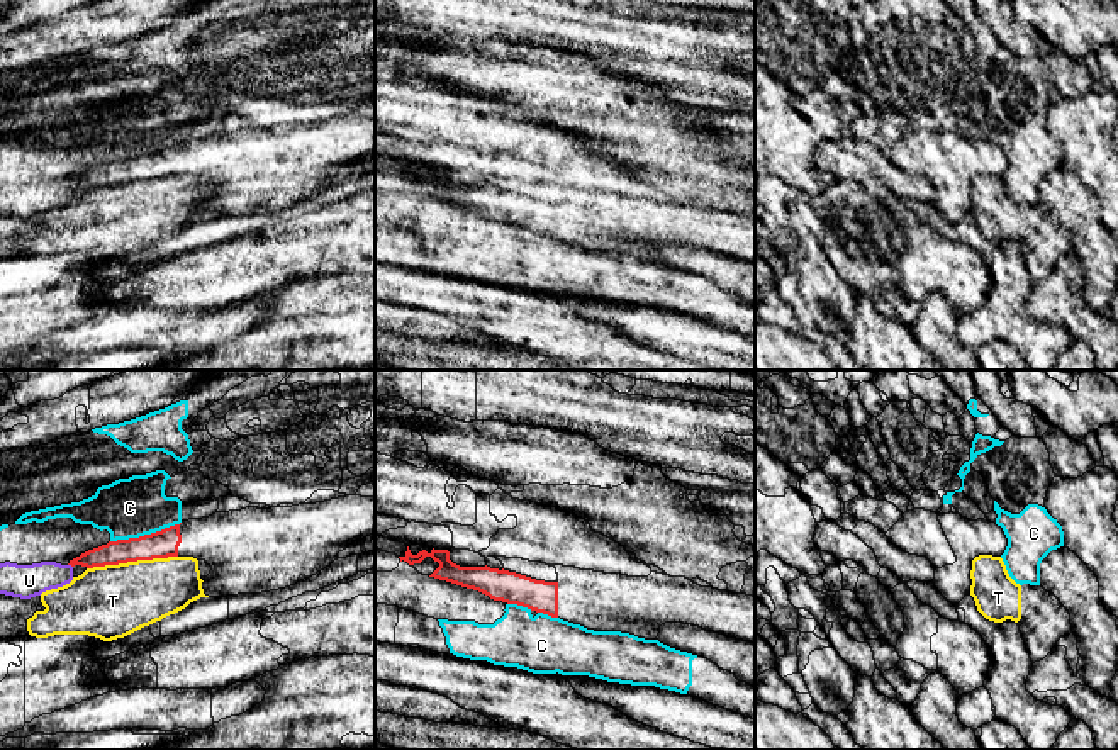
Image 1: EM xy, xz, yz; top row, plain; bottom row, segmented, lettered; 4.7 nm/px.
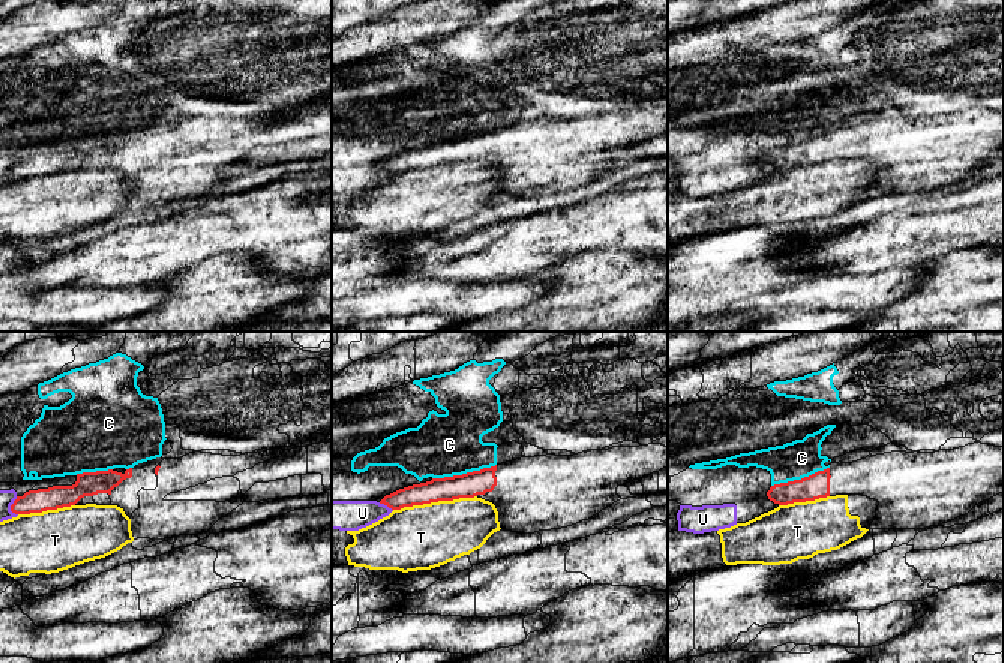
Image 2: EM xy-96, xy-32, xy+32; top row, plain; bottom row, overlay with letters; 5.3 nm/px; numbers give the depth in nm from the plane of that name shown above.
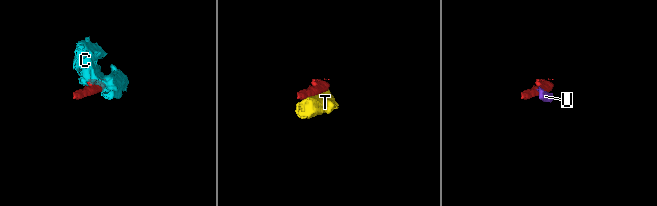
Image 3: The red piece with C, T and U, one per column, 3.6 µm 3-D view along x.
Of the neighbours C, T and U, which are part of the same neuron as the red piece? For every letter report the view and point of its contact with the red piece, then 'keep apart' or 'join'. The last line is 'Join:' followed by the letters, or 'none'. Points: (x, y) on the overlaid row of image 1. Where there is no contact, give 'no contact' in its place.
C: meets red in xy at (145, 535); keep apart
T: meets red in xy at (131, 560); keep apart
U: meets red in xy at (70, 564); keep apart
Join: none

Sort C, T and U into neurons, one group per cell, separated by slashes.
C U / T

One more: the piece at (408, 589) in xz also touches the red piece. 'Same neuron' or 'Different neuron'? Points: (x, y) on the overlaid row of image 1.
Different neuron

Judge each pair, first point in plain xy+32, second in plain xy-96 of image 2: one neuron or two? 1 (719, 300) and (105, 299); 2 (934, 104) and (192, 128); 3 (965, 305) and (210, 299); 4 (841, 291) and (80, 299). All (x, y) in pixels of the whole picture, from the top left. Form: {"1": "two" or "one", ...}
{"1": "one", "2": "two", "3": "one", "4": "one"}

